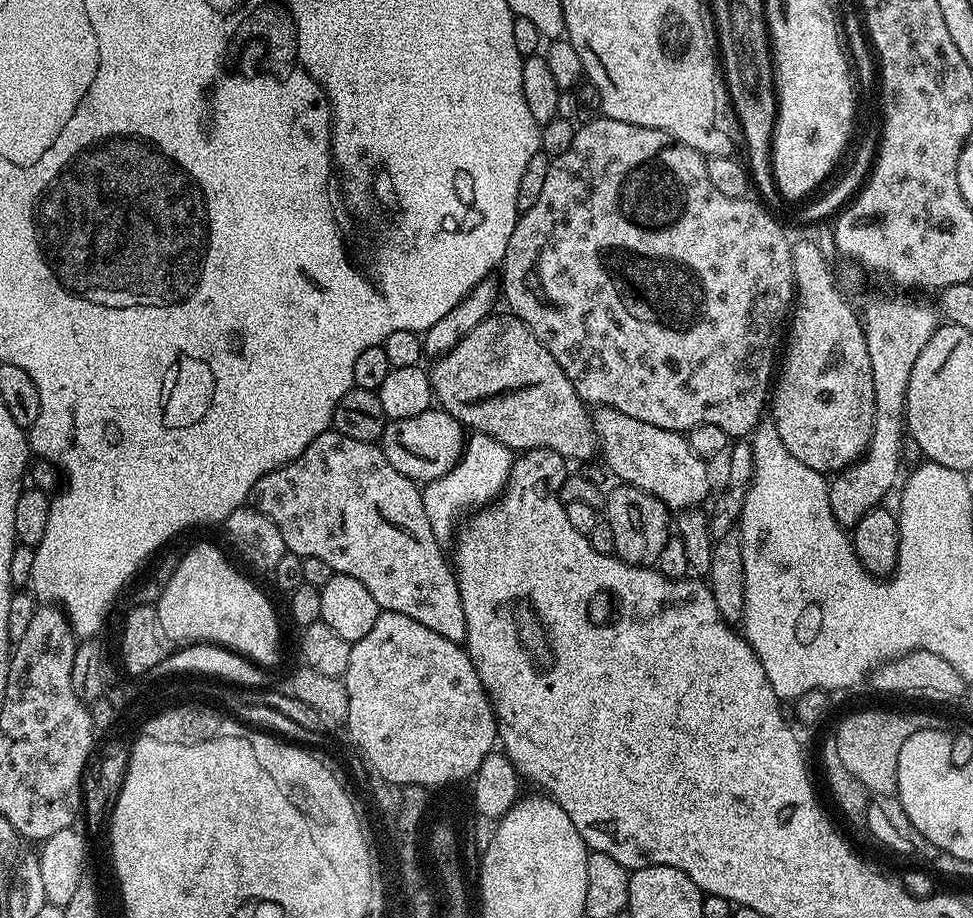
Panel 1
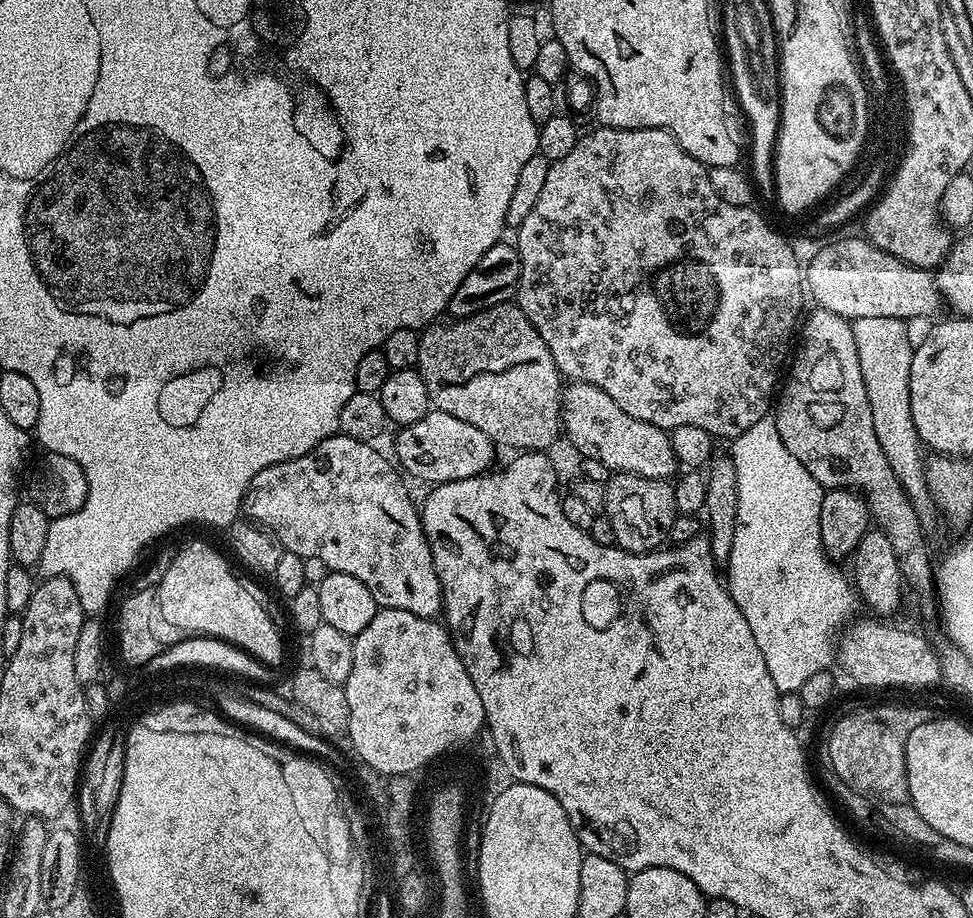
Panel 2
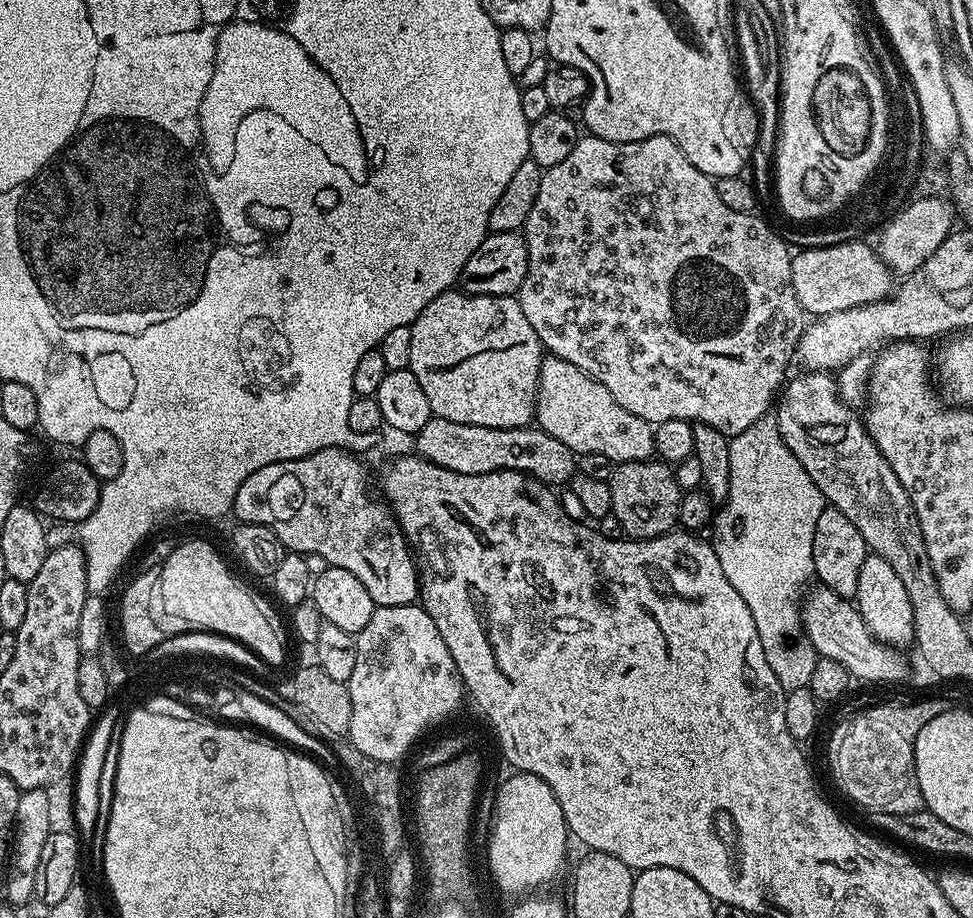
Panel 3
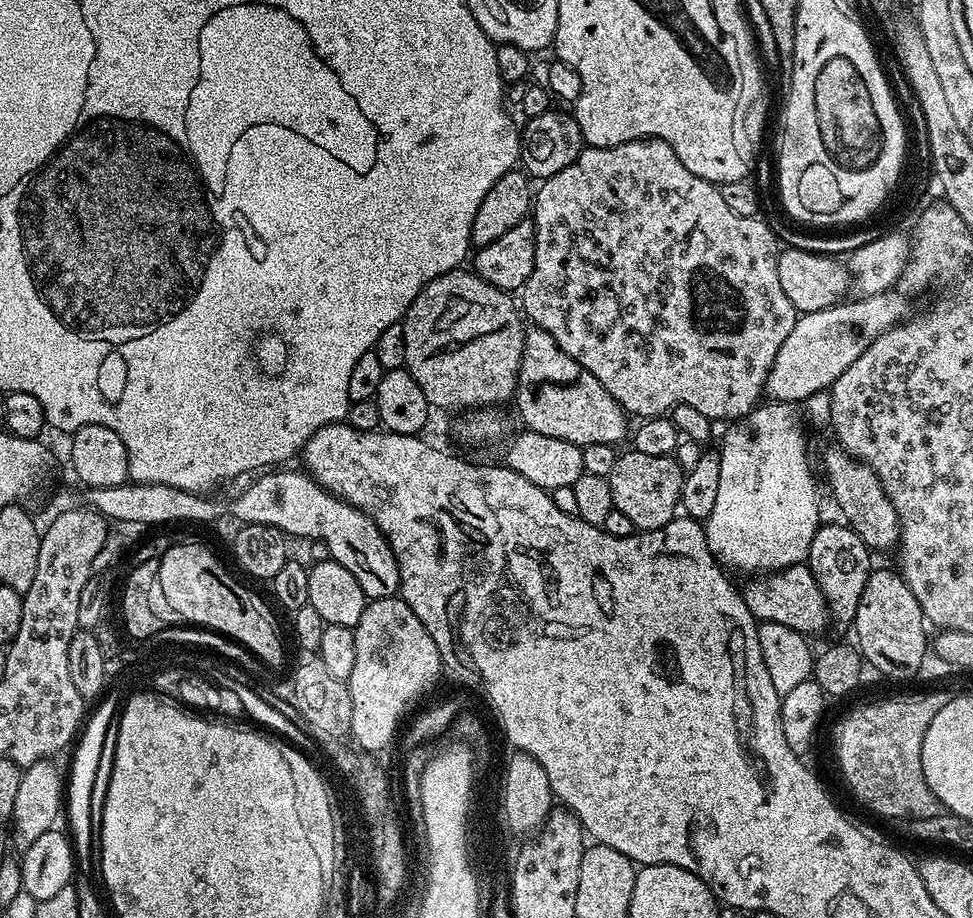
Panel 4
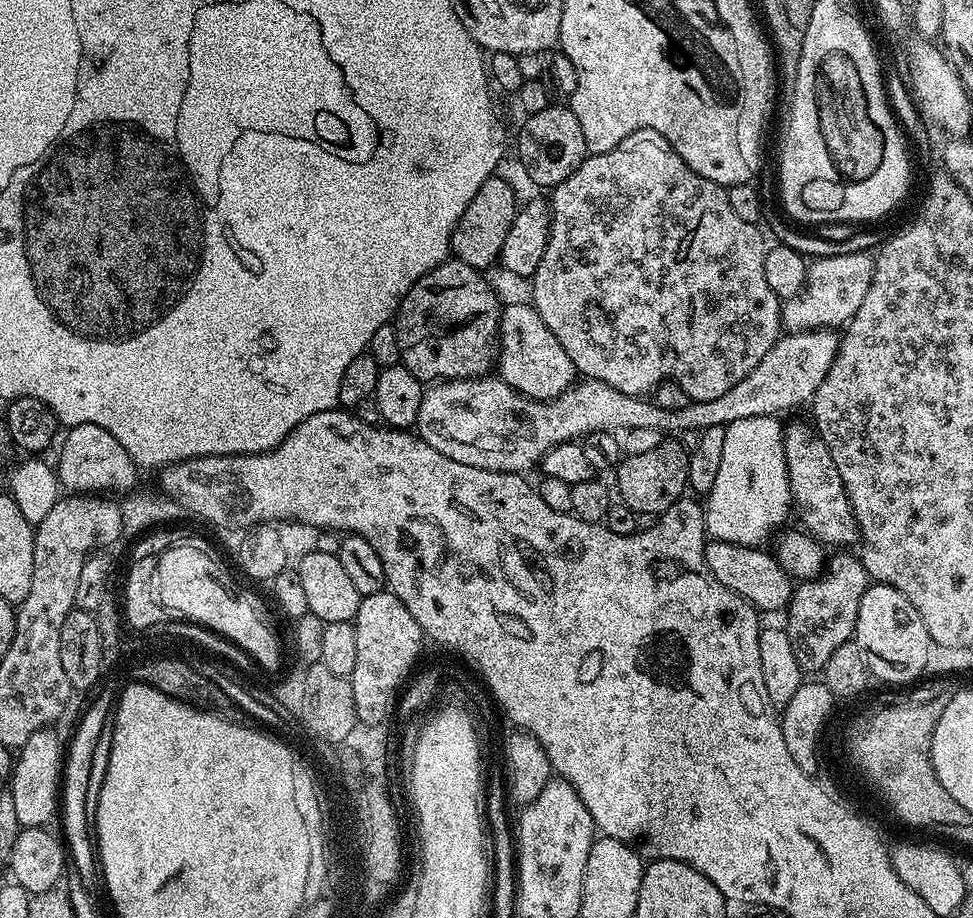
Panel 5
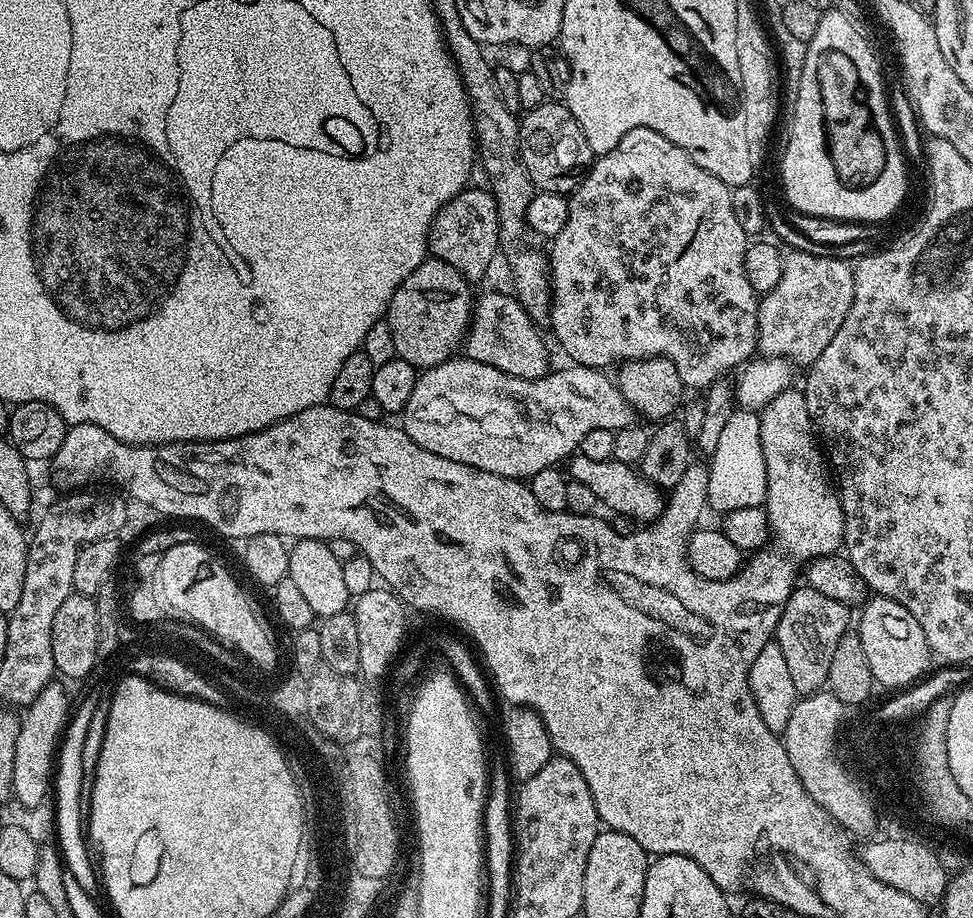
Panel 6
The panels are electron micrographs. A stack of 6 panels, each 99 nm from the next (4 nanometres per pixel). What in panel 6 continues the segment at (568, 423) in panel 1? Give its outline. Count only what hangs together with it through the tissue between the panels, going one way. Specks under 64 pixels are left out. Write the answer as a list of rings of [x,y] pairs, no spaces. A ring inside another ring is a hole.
[[[425,258],[422,266],[394,290],[394,298],[390,298],[390,306],[386,319],[390,326],[390,334],[394,334],[394,350],[397,357],[410,362],[418,370],[433,368],[444,360],[455,357],[461,351],[464,337],[468,334],[468,326],[472,322],[472,306],[474,303],[473,285],[454,266],[435,258]]]

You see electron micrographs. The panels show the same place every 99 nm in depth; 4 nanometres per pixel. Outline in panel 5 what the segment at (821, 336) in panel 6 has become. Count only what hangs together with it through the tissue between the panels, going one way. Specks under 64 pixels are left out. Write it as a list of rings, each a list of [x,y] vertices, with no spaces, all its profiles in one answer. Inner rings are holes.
[[[868,252],[813,259],[808,264],[808,277],[804,280],[802,291],[783,301],[780,310],[781,325],[788,332],[815,332],[818,328],[836,330],[847,325],[858,306],[862,306],[866,290],[870,290],[873,263],[873,257]]]

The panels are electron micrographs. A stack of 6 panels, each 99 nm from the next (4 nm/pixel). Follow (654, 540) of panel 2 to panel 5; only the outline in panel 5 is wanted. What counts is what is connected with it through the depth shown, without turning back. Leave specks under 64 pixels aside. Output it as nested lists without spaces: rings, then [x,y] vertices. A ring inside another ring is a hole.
[[[664,438],[658,446],[654,446],[654,450],[624,456],[620,465],[614,469],[614,488],[619,499],[630,506],[630,510],[640,513],[641,517],[659,517],[661,512],[674,506],[674,502],[685,495],[688,488],[688,454],[679,439]]]

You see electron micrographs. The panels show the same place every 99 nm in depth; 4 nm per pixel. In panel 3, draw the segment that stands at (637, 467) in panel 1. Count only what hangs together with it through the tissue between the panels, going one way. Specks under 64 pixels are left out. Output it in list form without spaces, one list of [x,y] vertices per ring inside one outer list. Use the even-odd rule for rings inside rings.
[[[551,354],[545,355],[540,367],[534,420],[550,438],[558,438],[572,452],[606,454],[616,464],[650,460],[656,451],[653,425],[638,418],[638,414],[622,410],[614,402],[614,394],[578,370],[578,366],[570,366],[570,362]]]

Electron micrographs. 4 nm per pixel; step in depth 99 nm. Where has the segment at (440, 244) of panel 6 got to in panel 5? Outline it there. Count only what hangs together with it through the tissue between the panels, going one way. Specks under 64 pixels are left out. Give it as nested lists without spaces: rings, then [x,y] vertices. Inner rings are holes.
[[[500,174],[486,178],[482,190],[474,194],[474,202],[466,206],[466,214],[458,218],[458,226],[452,235],[451,255],[457,260],[466,262],[466,266],[488,270],[500,259],[502,242],[506,242],[506,234],[510,226],[514,226],[514,218],[518,211],[518,199],[512,184],[503,180]]]

